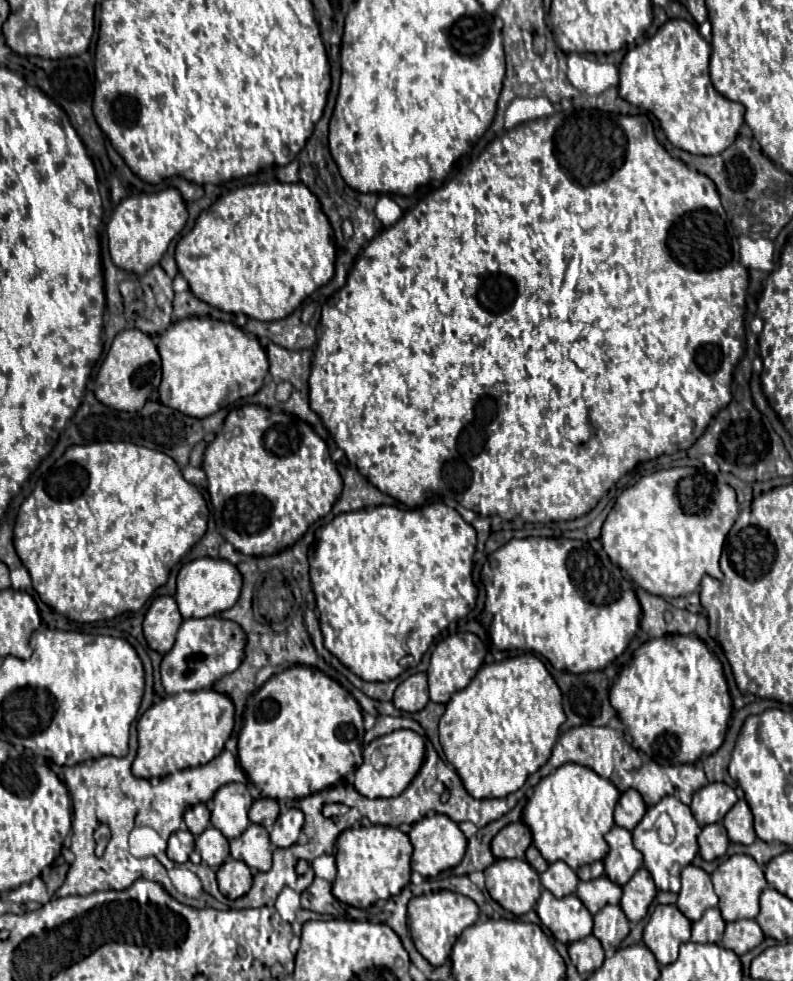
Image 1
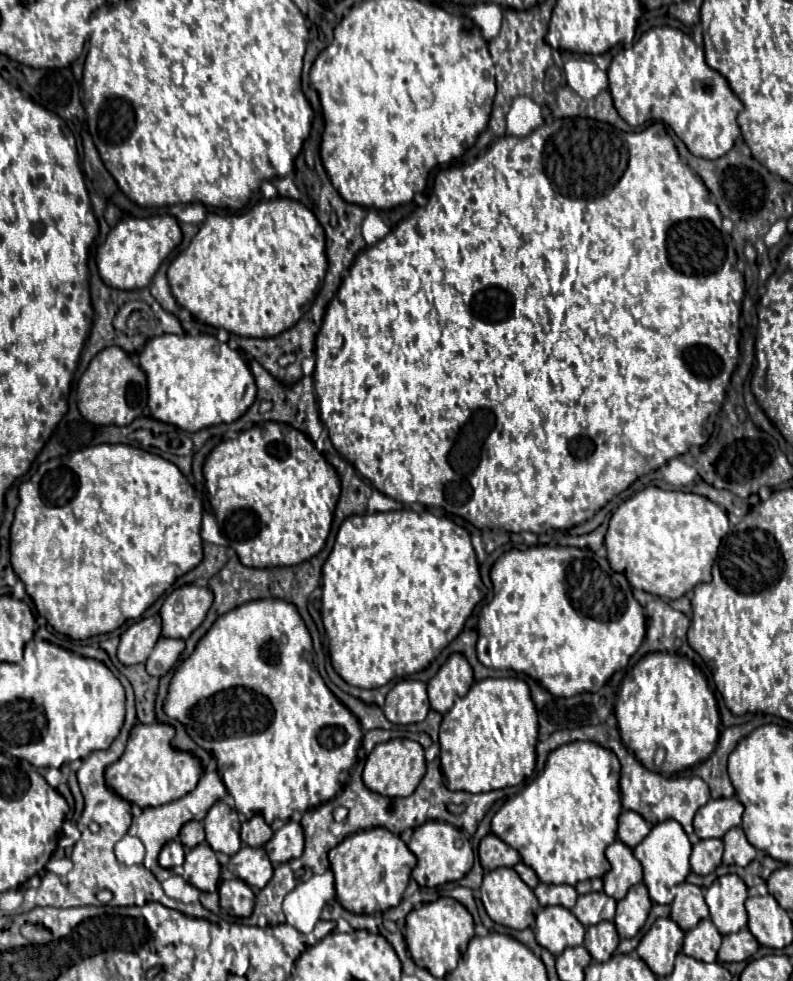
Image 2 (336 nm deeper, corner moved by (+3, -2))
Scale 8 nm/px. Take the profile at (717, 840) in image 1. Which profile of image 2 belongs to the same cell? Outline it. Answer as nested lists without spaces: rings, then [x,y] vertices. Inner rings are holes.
[[[708,838],[694,844],[690,856],[692,870],[696,874],[710,874],[722,862],[722,846],[720,838]]]

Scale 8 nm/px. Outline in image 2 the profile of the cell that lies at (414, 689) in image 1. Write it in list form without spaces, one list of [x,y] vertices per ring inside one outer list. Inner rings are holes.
[[[400,680],[386,694],[384,714],[394,724],[422,722],[430,710],[426,684],[420,680]]]

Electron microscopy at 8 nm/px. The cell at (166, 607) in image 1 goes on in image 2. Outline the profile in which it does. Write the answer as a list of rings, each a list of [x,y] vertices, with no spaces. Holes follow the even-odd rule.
[[[150,616],[134,622],[120,638],[118,660],[126,666],[146,662],[162,632],[162,618]]]

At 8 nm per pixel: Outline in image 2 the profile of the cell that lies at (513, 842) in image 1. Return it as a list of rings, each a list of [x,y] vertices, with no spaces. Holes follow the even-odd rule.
[[[488,834],[484,836],[484,840],[480,840],[478,854],[480,854],[480,864],[484,864],[486,870],[500,866],[516,866],[520,862],[520,854],[494,834]]]

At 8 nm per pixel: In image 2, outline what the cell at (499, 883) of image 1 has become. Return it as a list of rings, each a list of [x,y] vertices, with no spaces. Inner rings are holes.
[[[496,868],[496,870],[486,872],[484,882],[480,886],[480,892],[482,892],[482,904],[488,912],[488,916],[494,922],[498,922],[502,926],[508,926],[508,928],[514,928],[514,930],[534,926],[536,912],[542,908],[540,902],[534,896],[532,888],[528,888],[522,882],[522,878],[516,874],[514,868]]]

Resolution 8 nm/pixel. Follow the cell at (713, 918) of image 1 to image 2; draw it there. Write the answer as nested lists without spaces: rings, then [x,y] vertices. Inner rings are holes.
[[[700,920],[700,924],[686,932],[684,954],[702,962],[716,962],[716,952],[720,948],[722,934],[712,920]]]

